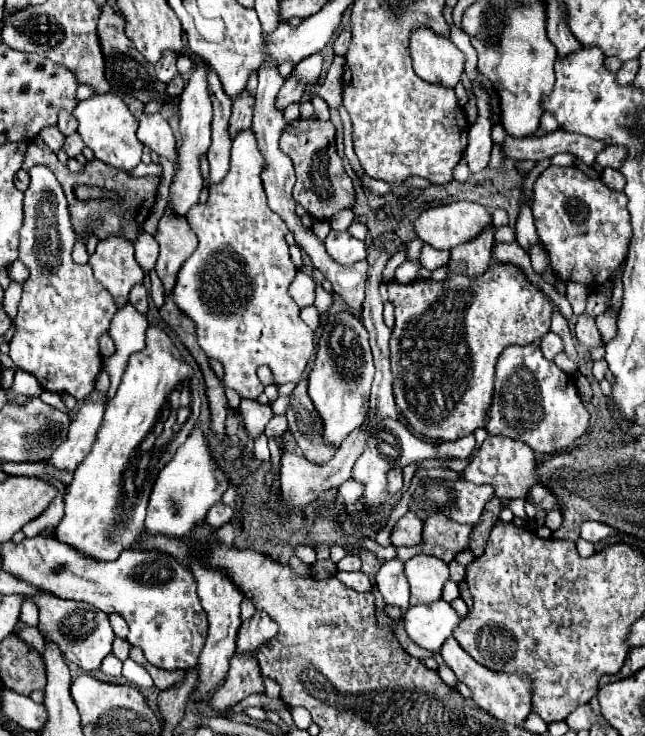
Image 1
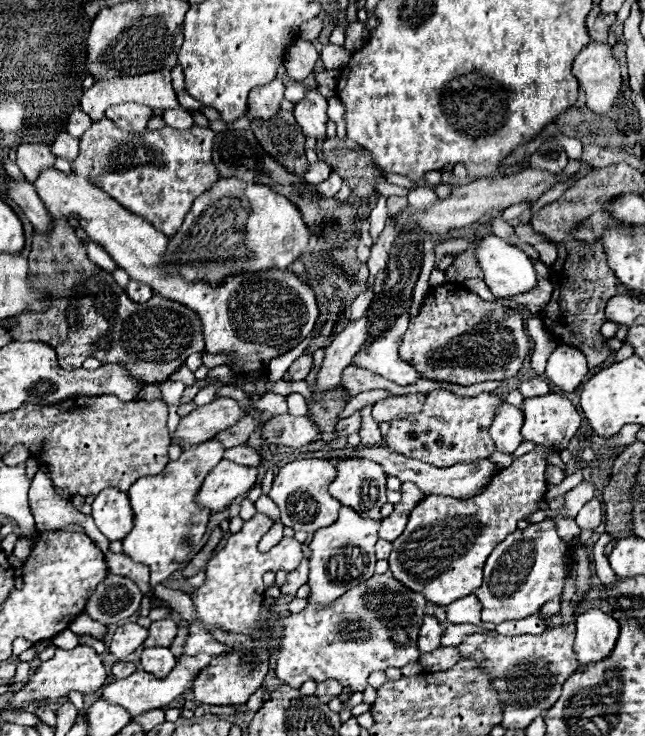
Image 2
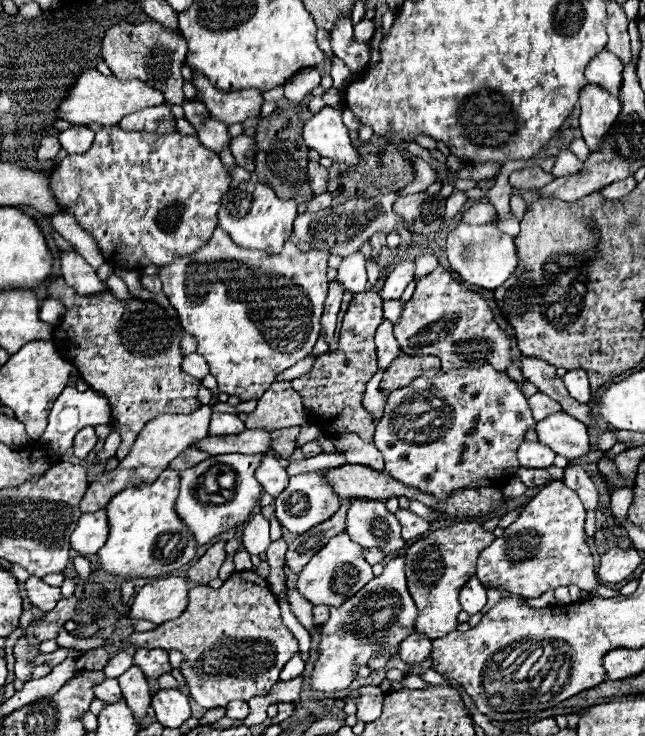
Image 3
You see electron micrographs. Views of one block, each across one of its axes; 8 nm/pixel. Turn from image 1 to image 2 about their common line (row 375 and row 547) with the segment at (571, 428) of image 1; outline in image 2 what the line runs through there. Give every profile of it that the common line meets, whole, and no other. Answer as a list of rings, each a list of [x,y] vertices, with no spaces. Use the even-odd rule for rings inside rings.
[[[542,520],[526,530],[516,530],[500,542],[486,560],[484,586],[474,594],[482,602],[482,622],[502,624],[506,620],[522,620],[536,614],[548,600],[562,594],[564,560],[568,544],[556,534],[554,520]]]

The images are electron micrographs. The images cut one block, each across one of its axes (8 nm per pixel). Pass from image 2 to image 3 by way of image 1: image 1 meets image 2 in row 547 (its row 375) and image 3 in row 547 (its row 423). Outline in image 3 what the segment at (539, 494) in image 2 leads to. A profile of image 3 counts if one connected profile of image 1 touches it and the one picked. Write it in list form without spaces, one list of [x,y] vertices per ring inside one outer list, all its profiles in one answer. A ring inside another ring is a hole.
[[[458,522],[454,526],[434,530],[432,534],[416,540],[406,548],[406,578],[408,590],[418,606],[418,620],[414,630],[426,634],[430,640],[440,638],[456,630],[458,614],[462,606],[458,602],[458,594],[462,586],[474,576],[478,554],[494,542],[494,532],[484,530],[484,522]]]

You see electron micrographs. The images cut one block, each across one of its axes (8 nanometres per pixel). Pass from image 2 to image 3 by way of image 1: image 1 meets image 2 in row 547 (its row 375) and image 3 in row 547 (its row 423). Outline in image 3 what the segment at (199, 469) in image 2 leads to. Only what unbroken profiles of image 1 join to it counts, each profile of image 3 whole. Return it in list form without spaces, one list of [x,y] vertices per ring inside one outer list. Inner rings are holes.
[[[166,470],[152,484],[138,484],[138,486],[126,488],[108,502],[106,512],[108,512],[108,522],[110,522],[110,534],[108,534],[106,546],[102,546],[102,550],[98,552],[98,564],[106,572],[130,576],[130,578],[152,578],[152,576],[162,576],[172,570],[178,570],[194,558],[196,538],[186,528],[186,524],[178,518],[176,508],[174,508],[176,498],[178,498],[178,488],[180,488],[180,472]]]

